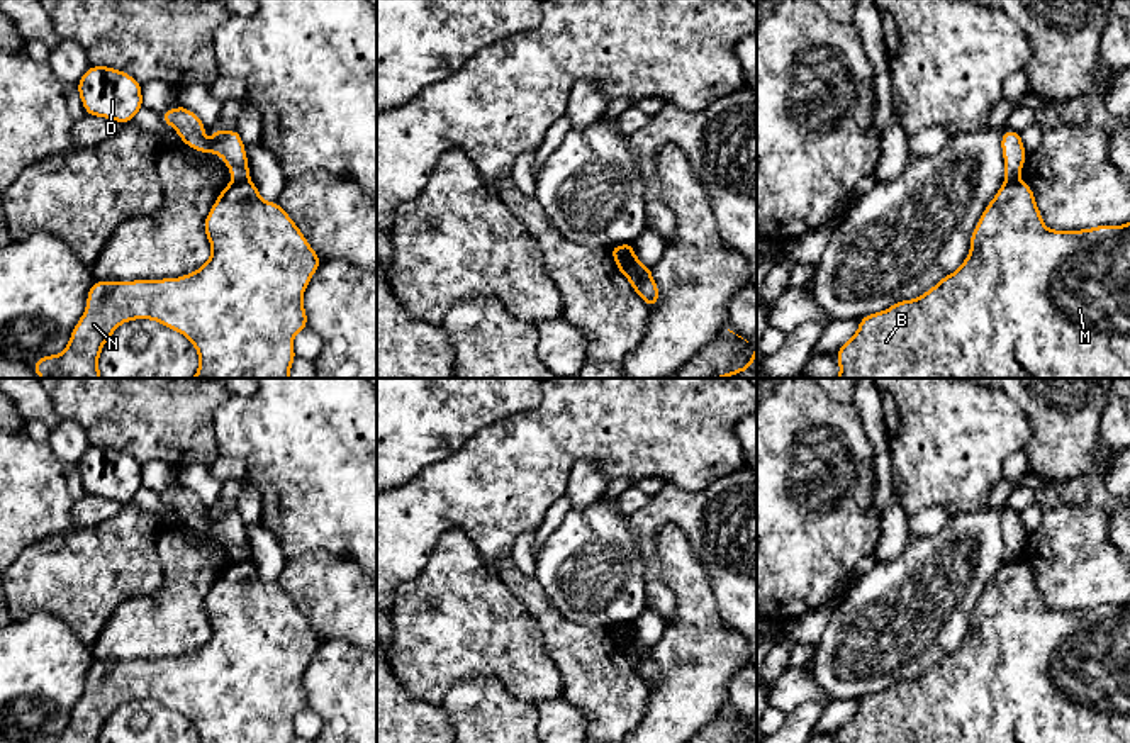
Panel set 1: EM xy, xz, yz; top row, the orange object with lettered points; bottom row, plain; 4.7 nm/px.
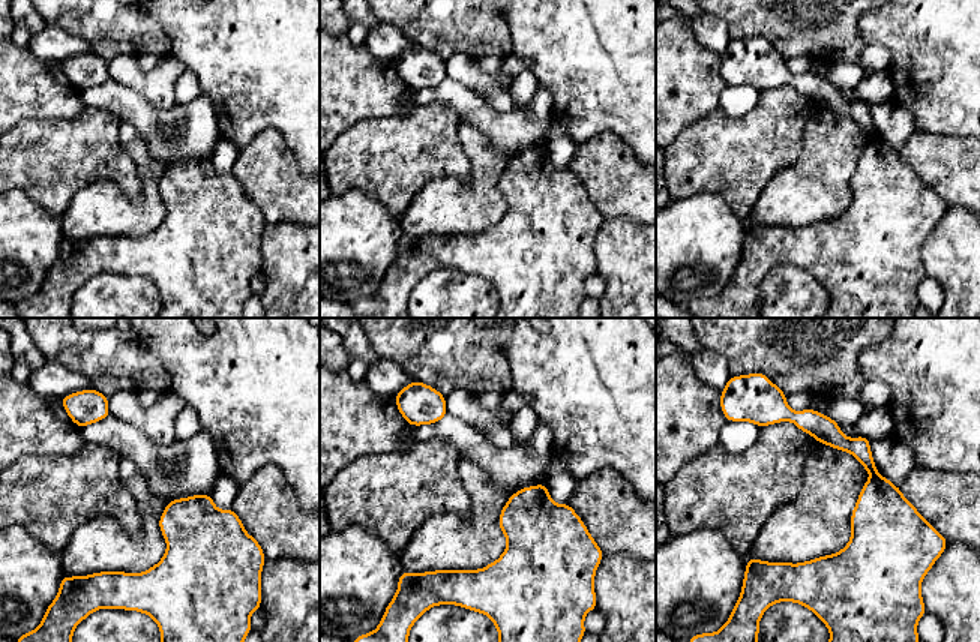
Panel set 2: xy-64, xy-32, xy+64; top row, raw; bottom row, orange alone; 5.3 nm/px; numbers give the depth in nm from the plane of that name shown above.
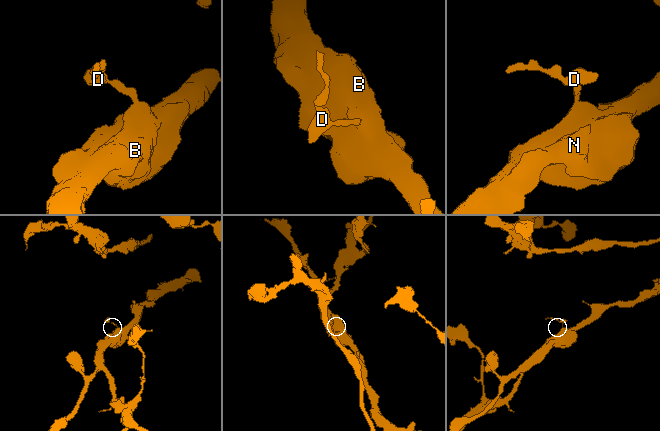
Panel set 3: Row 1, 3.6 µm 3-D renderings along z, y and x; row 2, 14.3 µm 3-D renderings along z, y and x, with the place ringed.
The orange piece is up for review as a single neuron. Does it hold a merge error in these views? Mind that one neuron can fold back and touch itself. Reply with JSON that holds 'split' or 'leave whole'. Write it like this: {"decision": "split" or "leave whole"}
{"decision": "split"}

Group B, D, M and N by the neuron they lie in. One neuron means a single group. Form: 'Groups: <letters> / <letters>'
Groups: B M N / D

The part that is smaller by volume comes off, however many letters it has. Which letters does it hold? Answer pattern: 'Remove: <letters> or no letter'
Remove: D

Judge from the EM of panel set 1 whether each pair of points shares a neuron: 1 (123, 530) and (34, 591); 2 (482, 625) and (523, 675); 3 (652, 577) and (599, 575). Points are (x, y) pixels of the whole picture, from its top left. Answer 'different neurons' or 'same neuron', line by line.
1: same neuron
2: same neuron
3: different neurons

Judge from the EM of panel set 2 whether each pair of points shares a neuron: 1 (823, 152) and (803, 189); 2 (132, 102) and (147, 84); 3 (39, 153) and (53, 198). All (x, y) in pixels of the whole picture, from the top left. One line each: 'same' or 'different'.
1: same
2: different
3: same

